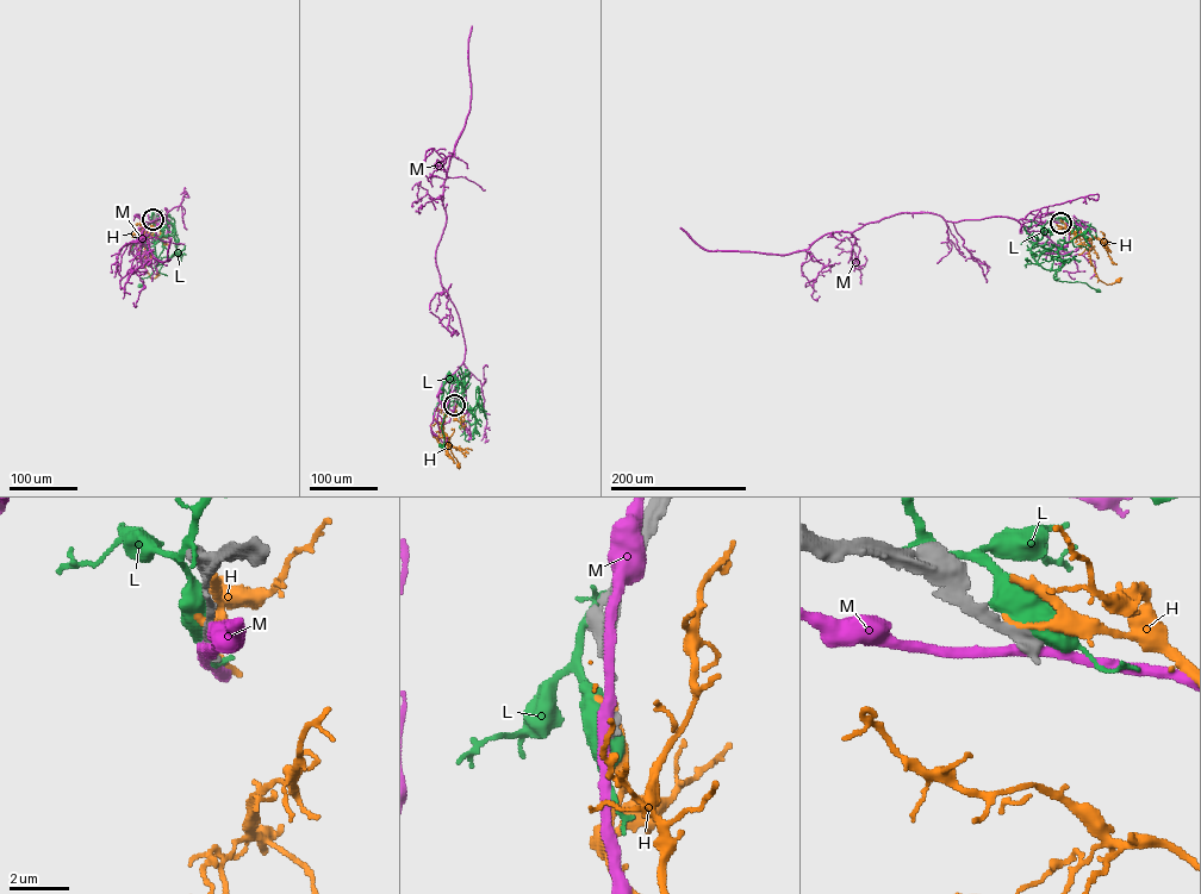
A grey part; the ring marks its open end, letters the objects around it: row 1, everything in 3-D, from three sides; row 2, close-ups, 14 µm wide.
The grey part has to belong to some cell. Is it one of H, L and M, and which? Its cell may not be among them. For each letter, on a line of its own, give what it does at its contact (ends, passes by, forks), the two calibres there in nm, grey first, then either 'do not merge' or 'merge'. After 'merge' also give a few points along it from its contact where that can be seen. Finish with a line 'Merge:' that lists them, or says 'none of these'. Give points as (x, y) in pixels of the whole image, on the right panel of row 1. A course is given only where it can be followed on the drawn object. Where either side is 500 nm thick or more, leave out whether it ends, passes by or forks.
H: it ends; calibres 320 and 220 nm; do not merge
L: calibres 440 and 750 nm; do not merge
M: it passes by; calibres 440 and 360 nm; do not merge
Merge: none of these

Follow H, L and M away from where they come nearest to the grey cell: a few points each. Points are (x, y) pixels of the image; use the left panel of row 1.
H: (153, 218), (154, 225), (145, 227), (141, 236), (145, 270), (151, 279), (157, 274)
L: (153, 218), (157, 216), (163, 224), (155, 245), (157, 264), (149, 276), (141, 277), (139, 286)
M: (153, 219), (166, 216), (148, 223), (135, 216), (144, 224), (142, 237), (160, 261), (169, 260), (170, 238)

